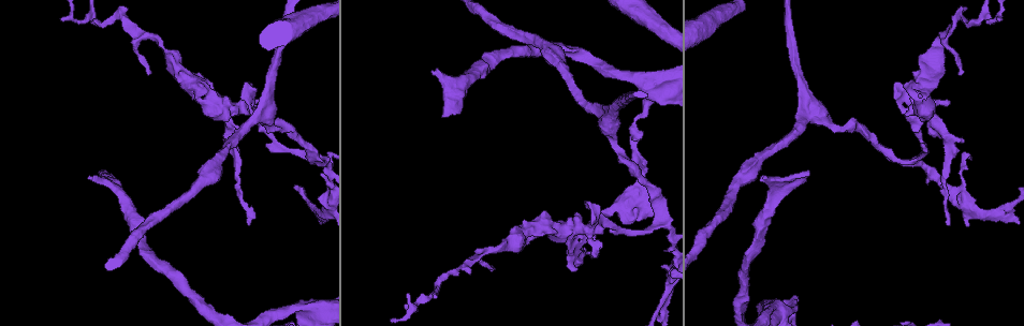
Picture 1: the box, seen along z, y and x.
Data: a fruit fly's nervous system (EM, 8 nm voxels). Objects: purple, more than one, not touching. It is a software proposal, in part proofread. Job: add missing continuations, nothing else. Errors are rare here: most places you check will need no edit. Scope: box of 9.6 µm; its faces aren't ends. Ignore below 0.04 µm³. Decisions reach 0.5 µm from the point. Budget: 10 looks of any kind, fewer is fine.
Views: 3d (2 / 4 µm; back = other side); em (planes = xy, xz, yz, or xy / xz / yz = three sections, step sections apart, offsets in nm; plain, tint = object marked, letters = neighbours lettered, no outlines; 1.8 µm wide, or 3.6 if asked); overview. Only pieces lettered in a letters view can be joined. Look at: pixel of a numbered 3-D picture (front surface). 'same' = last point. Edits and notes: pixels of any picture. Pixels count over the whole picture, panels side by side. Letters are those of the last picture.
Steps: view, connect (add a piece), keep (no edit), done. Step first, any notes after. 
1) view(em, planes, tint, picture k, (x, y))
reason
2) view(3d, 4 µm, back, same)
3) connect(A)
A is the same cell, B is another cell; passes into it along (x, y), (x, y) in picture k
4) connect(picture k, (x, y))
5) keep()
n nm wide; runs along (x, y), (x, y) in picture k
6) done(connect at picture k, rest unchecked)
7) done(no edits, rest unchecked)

view(em, 3.6 µm, xy, step 4, letters, picture 1, (929, 96))
an open end

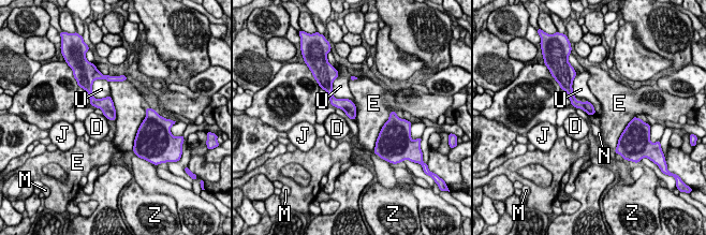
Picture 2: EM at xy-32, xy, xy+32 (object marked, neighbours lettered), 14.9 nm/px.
view(em, 3.6 µm, planes, letters, same)

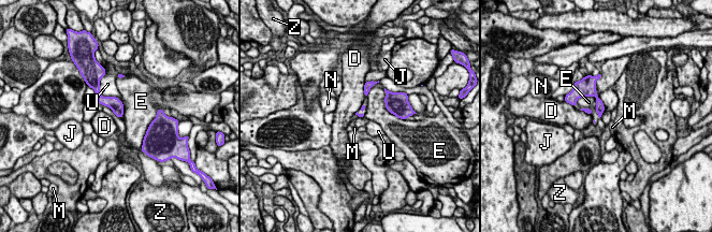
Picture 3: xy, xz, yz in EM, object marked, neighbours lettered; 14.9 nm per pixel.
keep()
D, E, J, M, N, U and Z are other cells; border along (103, 105), (106, 105), (119, 118) in picture 3; none of them fits

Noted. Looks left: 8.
view(em, planes, letters, picture 1, (948, 103))
branch stops here

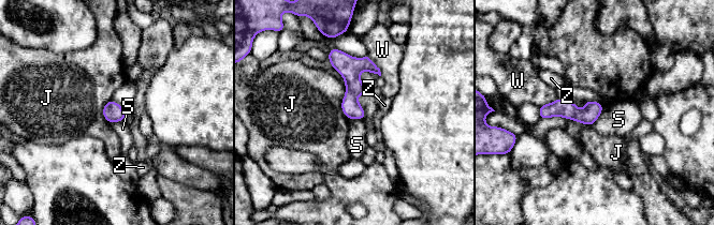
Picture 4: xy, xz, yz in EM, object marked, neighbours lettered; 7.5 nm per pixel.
keep()
J touches over 280 nm; J, S, W and Z are other cells; border along (603, 106), (599, 117), (592, 125) in picture 4; none of them fits

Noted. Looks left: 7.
view(em, planes, tint, picture 1, (311, 159))
three arms meet

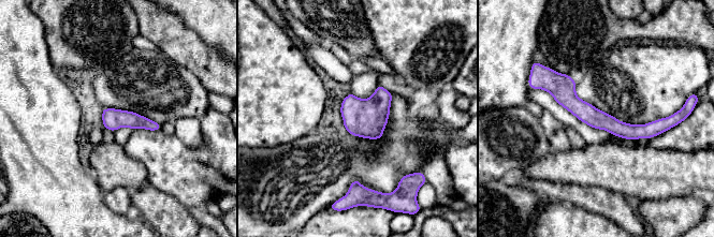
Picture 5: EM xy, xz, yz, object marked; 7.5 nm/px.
view(em, planes, letters, same)

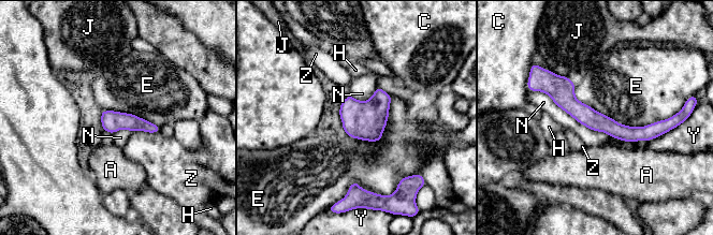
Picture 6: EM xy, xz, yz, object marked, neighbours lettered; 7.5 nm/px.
keep()
150 nm wide; A, C, E, H, J, N, Y and Z are other cells; border along (575, 85), (621, 123), (671, 117) in picture 6; no lettered piece goes on from it

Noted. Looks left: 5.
view(em, xz, step 16, tint, picture 1, (765, 178))
thin end

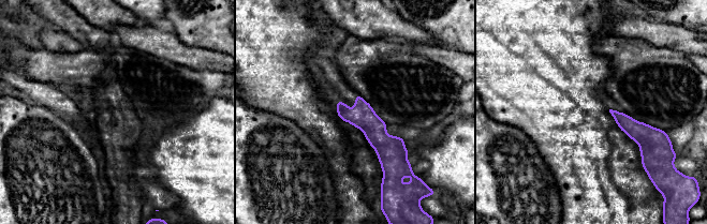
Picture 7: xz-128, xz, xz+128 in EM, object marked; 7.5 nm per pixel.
view(em, planes, letters, same)

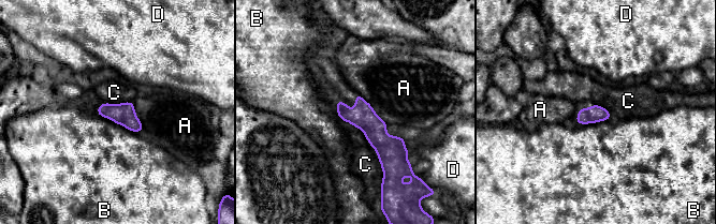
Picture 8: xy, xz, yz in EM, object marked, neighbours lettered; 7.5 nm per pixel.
keep()
A, B, C and D are other cells; runs along (338, 104), (389, 149), (389, 167) in picture 8; no lettered piece goes on from it

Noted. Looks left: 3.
done(no edits, rest unchecked)

